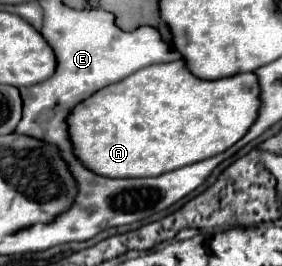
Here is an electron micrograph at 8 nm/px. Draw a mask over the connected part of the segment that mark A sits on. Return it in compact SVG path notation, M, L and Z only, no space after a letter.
M179 59L171 63L147 65L127 79L99 89L87 101L81 101L81 105L71 109L67 129L71 129L75 157L93 173L113 179L155 177L229 149L255 123L259 107L261 99L255 73L239 73L227 79L203 81L191 75L185 63Z

